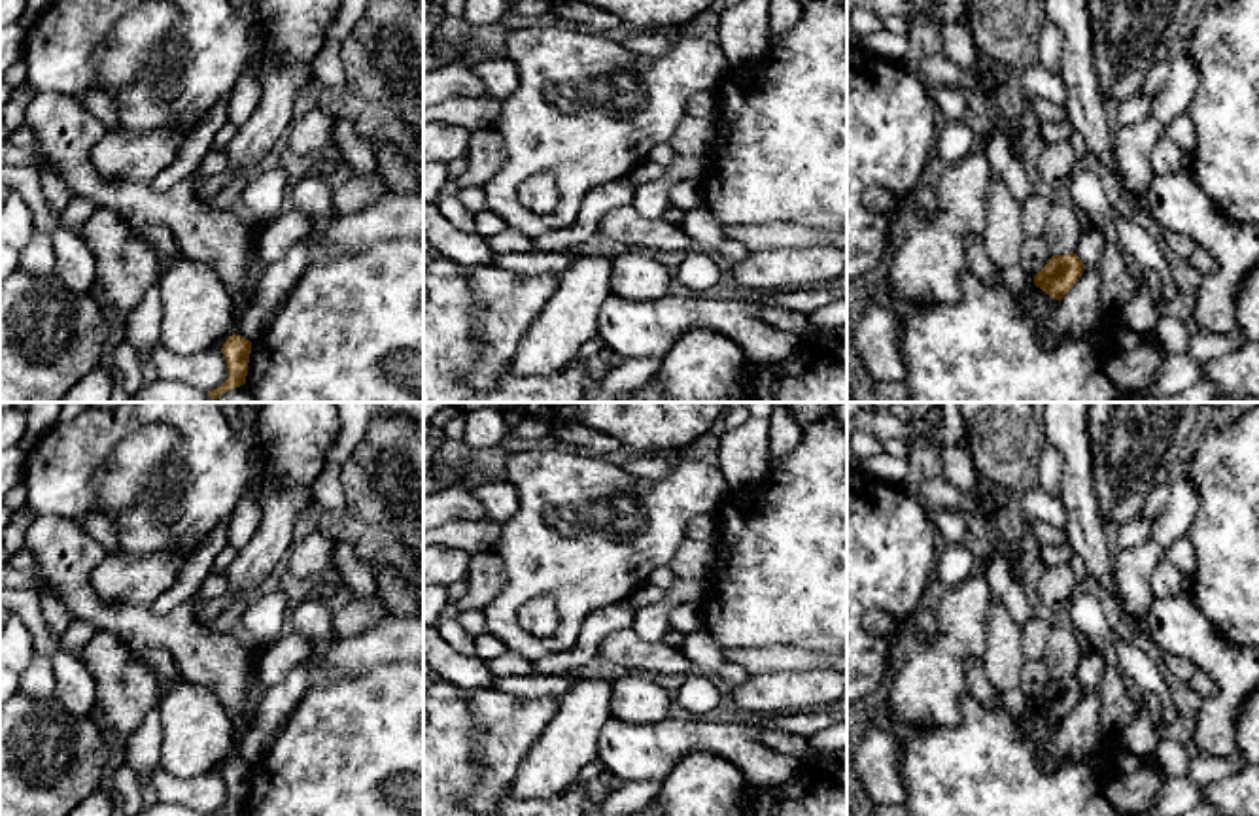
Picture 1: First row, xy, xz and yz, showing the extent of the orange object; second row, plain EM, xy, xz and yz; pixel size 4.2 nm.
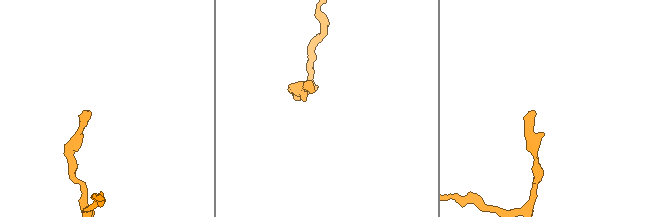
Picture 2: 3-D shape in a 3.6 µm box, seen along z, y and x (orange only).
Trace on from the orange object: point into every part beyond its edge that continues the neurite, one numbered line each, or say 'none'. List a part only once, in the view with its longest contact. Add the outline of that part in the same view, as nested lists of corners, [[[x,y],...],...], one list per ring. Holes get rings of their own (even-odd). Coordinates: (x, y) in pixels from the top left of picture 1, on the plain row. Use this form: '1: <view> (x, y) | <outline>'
none

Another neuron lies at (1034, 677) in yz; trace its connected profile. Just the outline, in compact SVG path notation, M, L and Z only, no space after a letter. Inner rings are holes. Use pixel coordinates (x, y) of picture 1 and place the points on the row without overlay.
M1026 661L1021 671L1019 689L1034 701L1051 680L1053 676L1043 661Z

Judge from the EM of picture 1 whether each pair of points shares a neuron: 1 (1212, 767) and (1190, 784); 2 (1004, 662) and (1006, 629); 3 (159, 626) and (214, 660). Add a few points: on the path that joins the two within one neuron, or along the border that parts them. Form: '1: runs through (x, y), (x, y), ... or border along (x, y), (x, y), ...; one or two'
1: runs through (1207, 769), (1195, 781); one
2: runs through (1004, 654), (1004, 637); one
3: runs through (172, 631), (178, 631), (201, 650); one

